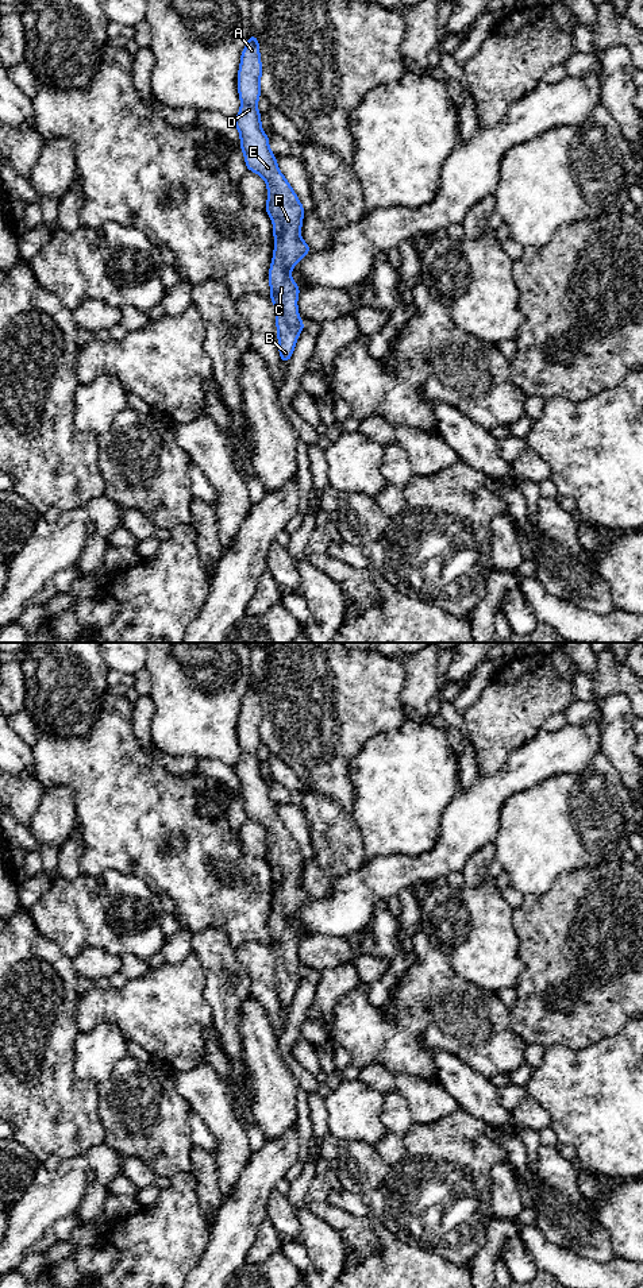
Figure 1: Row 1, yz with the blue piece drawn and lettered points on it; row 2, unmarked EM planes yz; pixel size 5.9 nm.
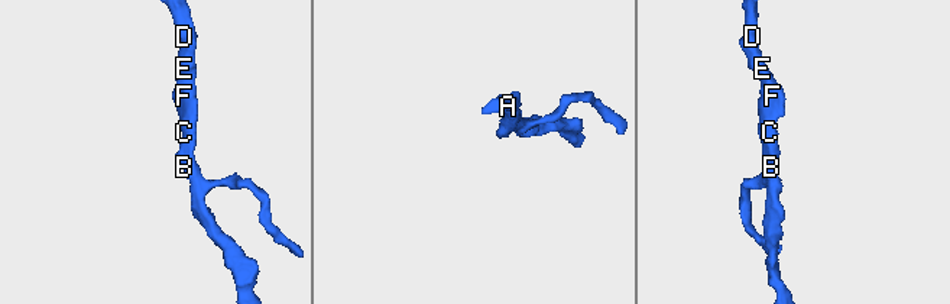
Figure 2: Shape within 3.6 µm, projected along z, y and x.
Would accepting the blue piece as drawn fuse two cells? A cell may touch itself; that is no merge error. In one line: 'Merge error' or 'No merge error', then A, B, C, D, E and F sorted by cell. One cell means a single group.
No merge error. Groups: A B C D E F

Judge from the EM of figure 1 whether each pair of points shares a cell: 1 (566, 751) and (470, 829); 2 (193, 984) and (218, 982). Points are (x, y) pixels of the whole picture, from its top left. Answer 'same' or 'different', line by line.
1: same
2: different

